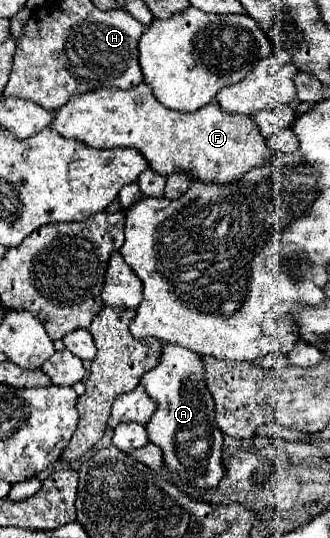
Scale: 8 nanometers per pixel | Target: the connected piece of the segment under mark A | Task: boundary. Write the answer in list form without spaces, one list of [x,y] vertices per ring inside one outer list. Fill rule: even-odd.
[[[167,342],[163,344],[161,362],[143,376],[141,384],[147,394],[159,402],[157,412],[145,428],[149,432],[149,440],[163,450],[163,462],[167,468],[177,472],[181,480],[191,486],[215,488],[225,474],[221,462],[223,432],[215,422],[213,396],[207,390],[201,356]]]

